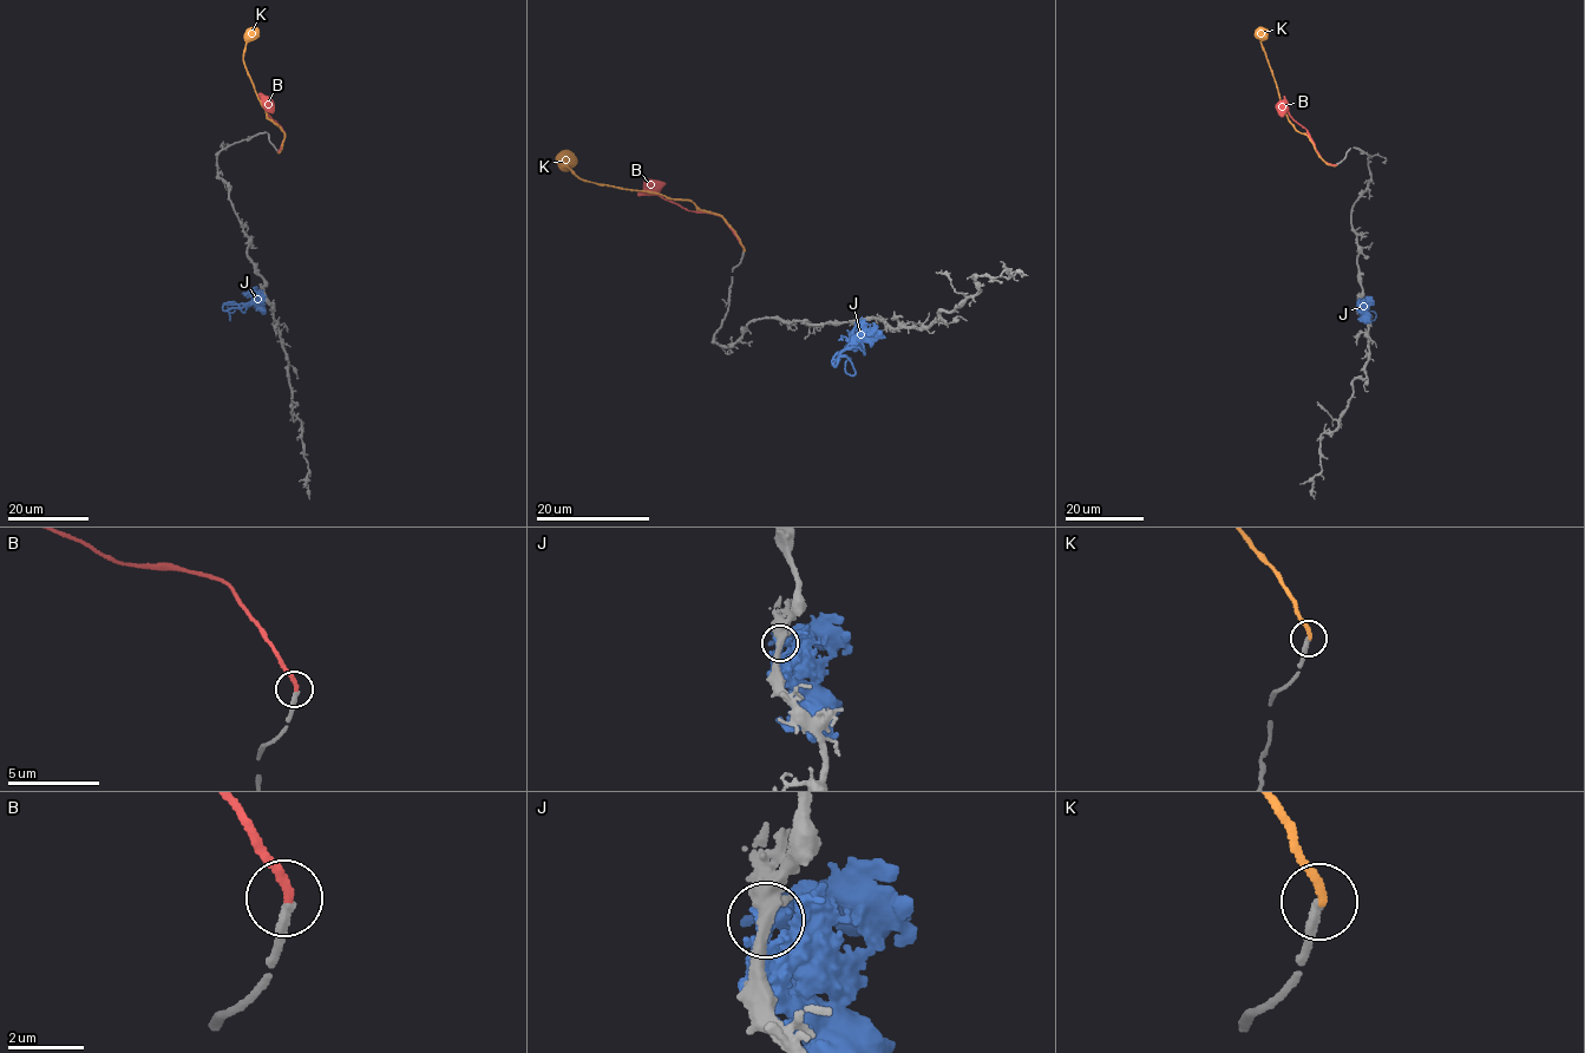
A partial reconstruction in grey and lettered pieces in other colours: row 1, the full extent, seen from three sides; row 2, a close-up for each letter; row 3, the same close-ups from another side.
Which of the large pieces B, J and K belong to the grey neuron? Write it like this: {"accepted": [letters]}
{"accepted": ["B"]}

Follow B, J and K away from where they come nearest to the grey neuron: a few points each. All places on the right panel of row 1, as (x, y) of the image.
B: (1336, 164), (1325, 162), (1305, 129), (1289, 115), (1284, 96)
J: (1358, 302), (1361, 315), (1371, 311), (1376, 315)
K: (1336, 164), (1321, 158), (1309, 137), (1289, 119), (1261, 43), (1262, 28)

